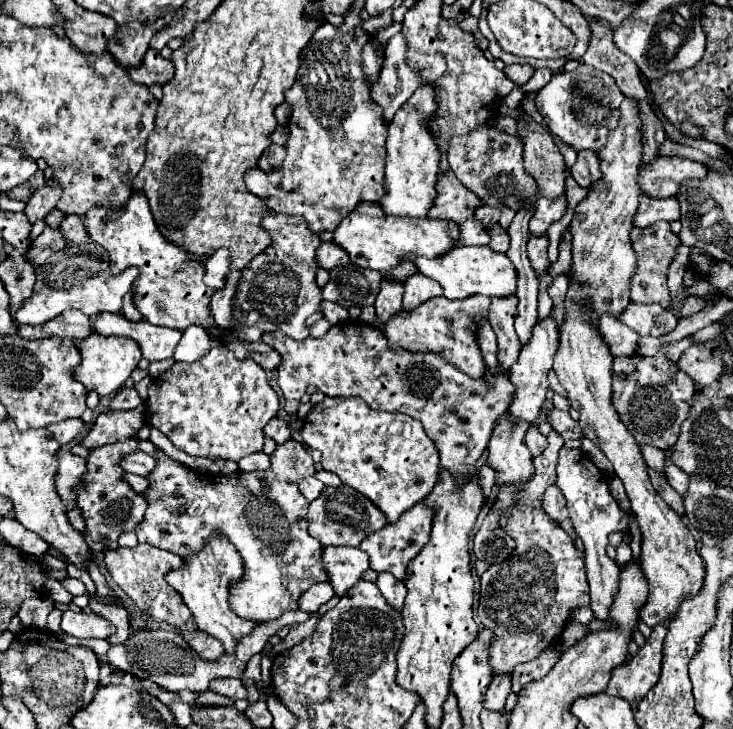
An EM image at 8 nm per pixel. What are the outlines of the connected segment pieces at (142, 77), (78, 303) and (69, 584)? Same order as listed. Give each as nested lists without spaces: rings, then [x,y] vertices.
[[[149,49],[145,59],[143,59],[143,65],[141,67],[135,67],[135,69],[127,69],[127,73],[135,79],[135,83],[141,83],[141,85],[165,85],[173,79],[175,75],[175,67],[171,61],[163,59],[157,51]]]
[[[89,243],[81,247],[67,247],[63,253],[57,253],[57,257],[53,255],[43,265],[35,267],[33,295],[15,311],[13,319],[19,325],[41,325],[55,319],[65,309],[79,309],[89,317],[99,311],[119,313],[125,293],[131,289],[133,279],[137,279],[137,271],[127,269],[123,275],[111,275],[109,263],[103,261],[103,255],[103,247]]]
[[[67,577],[67,579],[61,581],[61,585],[63,585],[71,595],[85,595],[85,593],[87,593],[87,591],[85,591],[85,585],[83,585],[79,579]]]

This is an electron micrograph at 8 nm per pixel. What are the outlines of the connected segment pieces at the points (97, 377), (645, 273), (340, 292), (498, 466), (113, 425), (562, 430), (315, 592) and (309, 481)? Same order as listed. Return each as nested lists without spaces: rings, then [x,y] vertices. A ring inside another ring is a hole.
[[[91,333],[87,339],[83,339],[79,343],[79,353],[81,353],[81,363],[73,371],[73,379],[83,383],[87,393],[95,391],[99,397],[119,391],[123,387],[125,379],[131,377],[131,371],[137,367],[139,359],[141,359],[139,345],[133,339],[127,339],[127,337],[103,339],[101,335],[95,335],[95,333]]]
[[[659,221],[659,223],[653,223],[651,227],[645,227],[645,229],[633,227],[629,239],[631,239],[633,249],[637,253],[637,269],[631,277],[631,301],[635,301],[635,303],[659,303],[661,307],[669,305],[667,269],[669,269],[671,261],[675,259],[675,249],[681,245],[679,237],[671,231],[667,221]]]
[[[335,267],[329,273],[329,283],[323,287],[323,299],[339,303],[343,307],[367,307],[375,303],[381,287],[381,273],[373,269],[355,267]]]
[[[501,417],[489,439],[487,463],[495,471],[495,485],[523,485],[535,475],[533,457],[523,443],[527,427],[515,423],[515,429],[509,427],[511,419]]]
[[[143,407],[133,411],[107,411],[95,419],[91,431],[79,441],[79,445],[93,451],[137,435],[143,425]]]
[[[553,409],[553,413],[547,417],[547,421],[551,423],[551,427],[553,427],[563,439],[581,439],[581,437],[583,437],[579,423],[573,421],[567,411]]]
[[[319,583],[315,587],[311,587],[307,593],[301,595],[299,599],[299,609],[307,611],[307,613],[315,613],[323,603],[327,603],[333,597],[333,587],[331,583]]]
[[[305,477],[301,483],[299,483],[299,491],[301,495],[307,499],[307,501],[313,501],[319,497],[319,491],[323,491],[323,483],[317,479],[317,477]]]

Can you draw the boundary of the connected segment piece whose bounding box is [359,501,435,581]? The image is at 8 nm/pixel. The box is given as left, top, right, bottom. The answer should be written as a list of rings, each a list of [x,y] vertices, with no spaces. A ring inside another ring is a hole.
[[[423,501],[417,503],[415,507],[411,507],[409,511],[405,511],[397,523],[393,525],[387,525],[379,531],[373,531],[371,535],[367,535],[363,539],[363,543],[359,545],[359,549],[363,549],[367,555],[369,555],[369,563],[371,563],[371,569],[373,571],[387,571],[391,575],[395,575],[399,581],[405,581],[407,579],[407,565],[409,561],[419,555],[419,551],[423,549],[423,545],[427,543],[429,539],[429,531],[431,531],[431,523],[433,523],[433,515],[435,515],[435,509],[427,507]]]

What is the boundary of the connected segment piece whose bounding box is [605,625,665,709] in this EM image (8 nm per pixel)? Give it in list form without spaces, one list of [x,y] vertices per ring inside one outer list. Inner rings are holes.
[[[663,625],[653,627],[655,637],[647,637],[647,643],[639,649],[639,653],[615,667],[613,677],[605,689],[611,697],[623,697],[635,709],[637,703],[655,687],[661,671],[661,657],[663,657]]]

